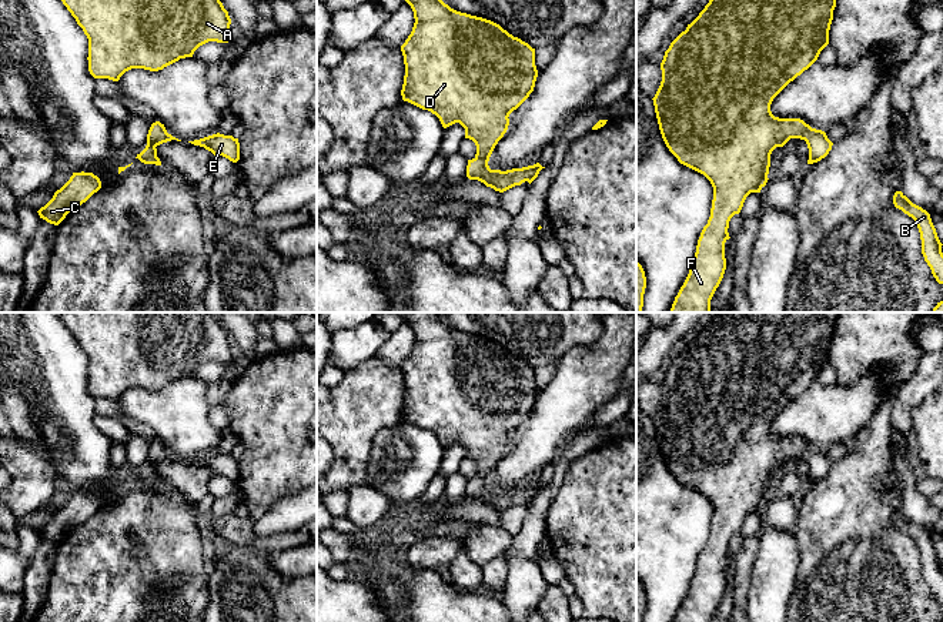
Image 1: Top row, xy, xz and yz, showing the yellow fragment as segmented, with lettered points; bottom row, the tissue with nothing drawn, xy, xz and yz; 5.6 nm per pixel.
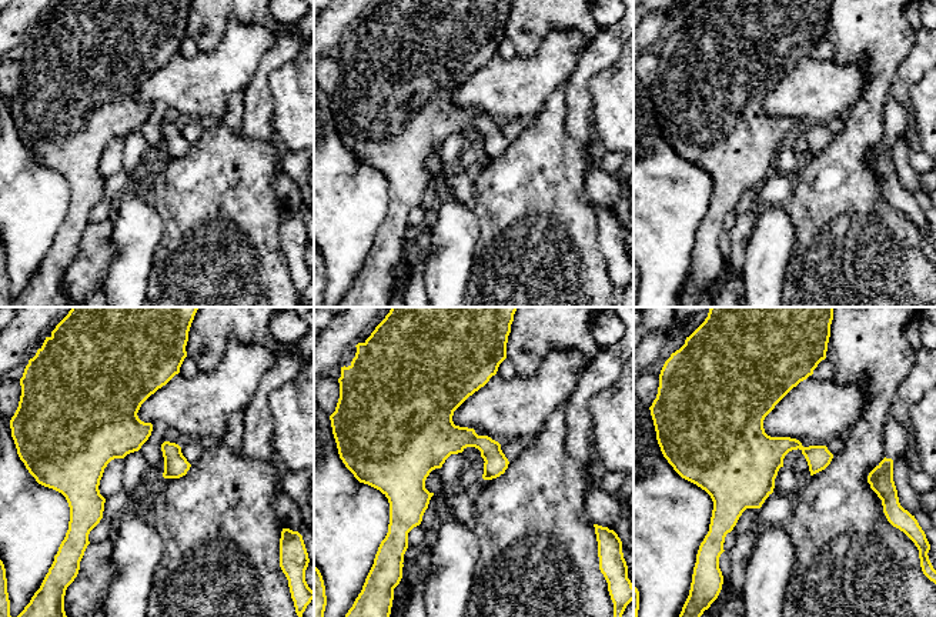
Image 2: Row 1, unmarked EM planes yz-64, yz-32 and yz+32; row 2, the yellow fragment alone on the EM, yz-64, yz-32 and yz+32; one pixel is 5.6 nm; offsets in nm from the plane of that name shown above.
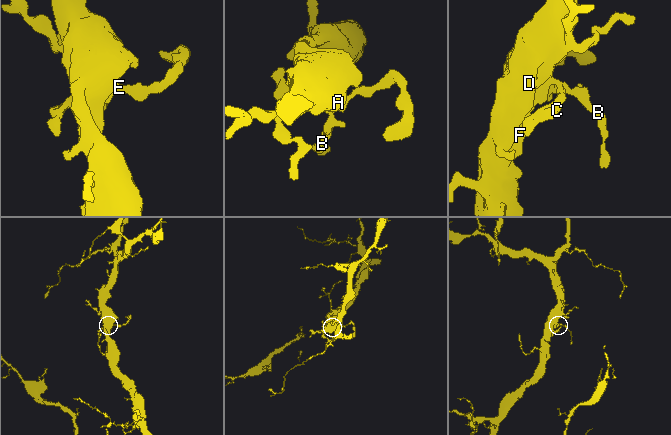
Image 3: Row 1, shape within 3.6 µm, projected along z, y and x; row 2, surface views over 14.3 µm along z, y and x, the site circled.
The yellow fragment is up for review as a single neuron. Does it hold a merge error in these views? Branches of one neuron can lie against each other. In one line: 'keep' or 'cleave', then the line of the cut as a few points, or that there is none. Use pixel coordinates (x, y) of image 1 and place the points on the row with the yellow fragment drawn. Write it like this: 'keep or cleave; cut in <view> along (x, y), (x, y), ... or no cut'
keep; no cut

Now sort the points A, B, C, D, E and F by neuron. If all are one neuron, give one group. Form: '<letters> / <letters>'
A B C D E F

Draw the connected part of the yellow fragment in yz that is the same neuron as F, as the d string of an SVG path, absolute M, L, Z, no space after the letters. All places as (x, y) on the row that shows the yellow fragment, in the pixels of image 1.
M709 0L665 51L661 63L662 81L652 98L662 138L681 164L703 174L713 187L710 217L698 240L689 274L669 312L710 312L710 300L726 270L725 243L730 238L729 221L740 213L750 193L760 193L766 185L772 151L790 138L800 138L809 148L807 164L813 164L832 150L833 143L825 131L812 128L800 118L775 117L770 104L829 44L835 7L836 0Z

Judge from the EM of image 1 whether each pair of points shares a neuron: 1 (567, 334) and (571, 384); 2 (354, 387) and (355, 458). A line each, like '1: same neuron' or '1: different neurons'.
1: different neurons
2: same neuron

